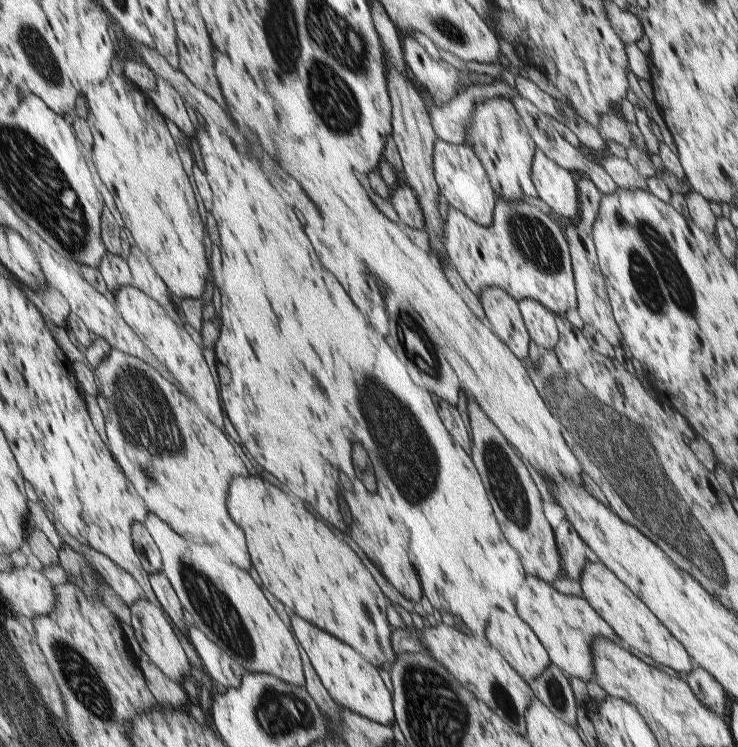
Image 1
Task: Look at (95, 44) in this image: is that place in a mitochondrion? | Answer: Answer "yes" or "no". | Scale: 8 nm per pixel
no

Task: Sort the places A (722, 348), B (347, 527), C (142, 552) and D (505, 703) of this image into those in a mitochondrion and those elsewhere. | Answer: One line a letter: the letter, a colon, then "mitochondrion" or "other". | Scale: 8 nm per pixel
A: other
B: other
C: other
D: mitochondrion

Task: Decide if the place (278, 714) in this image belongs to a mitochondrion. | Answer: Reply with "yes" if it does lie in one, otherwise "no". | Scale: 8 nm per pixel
yes

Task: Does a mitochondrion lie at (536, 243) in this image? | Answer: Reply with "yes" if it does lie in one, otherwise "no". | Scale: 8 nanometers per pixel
yes

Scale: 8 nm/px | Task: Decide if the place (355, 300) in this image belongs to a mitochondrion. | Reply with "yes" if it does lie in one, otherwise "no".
no

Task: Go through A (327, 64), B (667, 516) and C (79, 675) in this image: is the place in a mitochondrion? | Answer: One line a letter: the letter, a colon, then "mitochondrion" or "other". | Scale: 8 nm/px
A: mitochondrion
B: mitochondrion
C: mitochondrion

